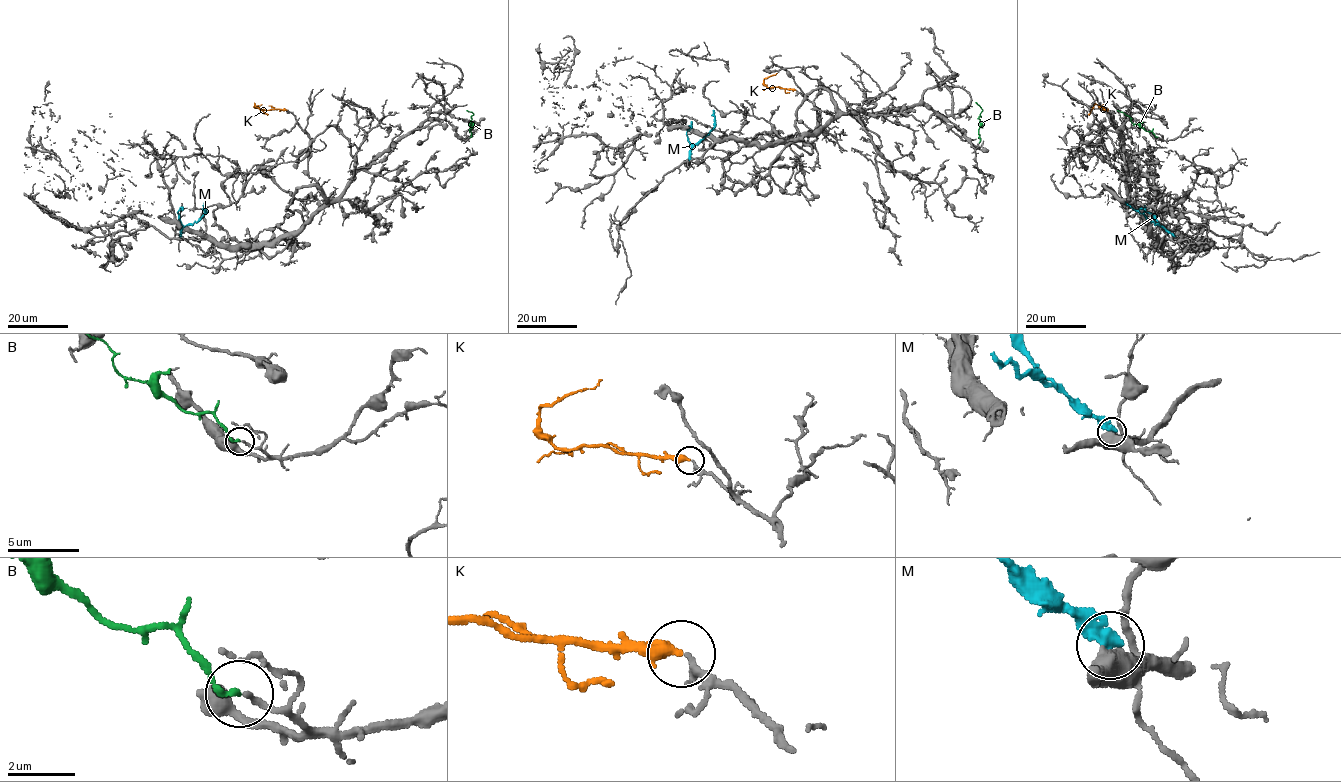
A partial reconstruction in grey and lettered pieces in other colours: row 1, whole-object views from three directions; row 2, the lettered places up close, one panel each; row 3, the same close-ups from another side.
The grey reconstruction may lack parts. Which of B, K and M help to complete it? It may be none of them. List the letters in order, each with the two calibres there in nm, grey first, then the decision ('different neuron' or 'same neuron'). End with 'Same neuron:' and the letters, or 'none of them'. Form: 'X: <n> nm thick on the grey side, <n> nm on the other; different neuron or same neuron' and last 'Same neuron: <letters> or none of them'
B: 180 nm thick on the grey side, 180 nm on the other; same neuron
K: 240 nm thick on the grey side, 440 nm on the other; same neuron
M: 750 nm thick on the grey side, 550 nm on the other; different neuron
Same neuron: B, K

